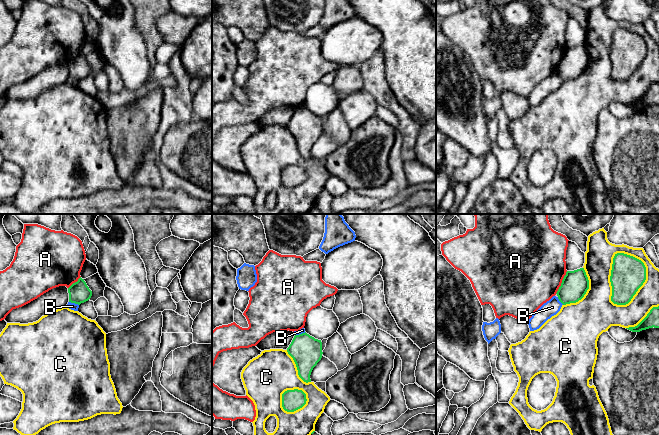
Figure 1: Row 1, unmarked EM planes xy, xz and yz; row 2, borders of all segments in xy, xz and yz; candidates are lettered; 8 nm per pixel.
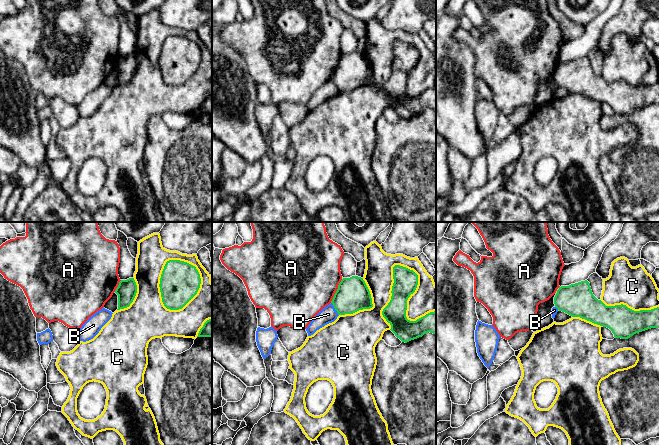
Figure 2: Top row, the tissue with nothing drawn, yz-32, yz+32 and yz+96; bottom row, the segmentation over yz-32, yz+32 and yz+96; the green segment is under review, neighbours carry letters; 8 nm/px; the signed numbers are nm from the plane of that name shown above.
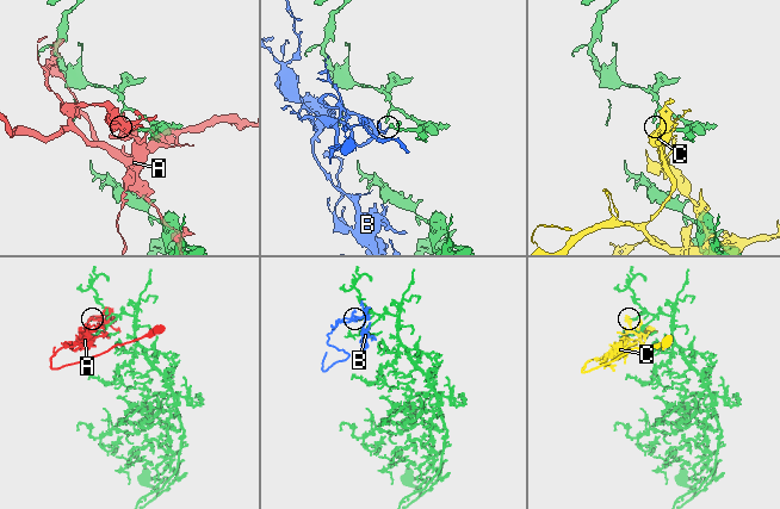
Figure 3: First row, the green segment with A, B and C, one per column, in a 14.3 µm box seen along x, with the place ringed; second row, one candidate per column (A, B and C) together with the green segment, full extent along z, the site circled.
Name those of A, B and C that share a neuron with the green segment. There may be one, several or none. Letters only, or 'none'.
none

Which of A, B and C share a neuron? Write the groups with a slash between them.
A / B / C

